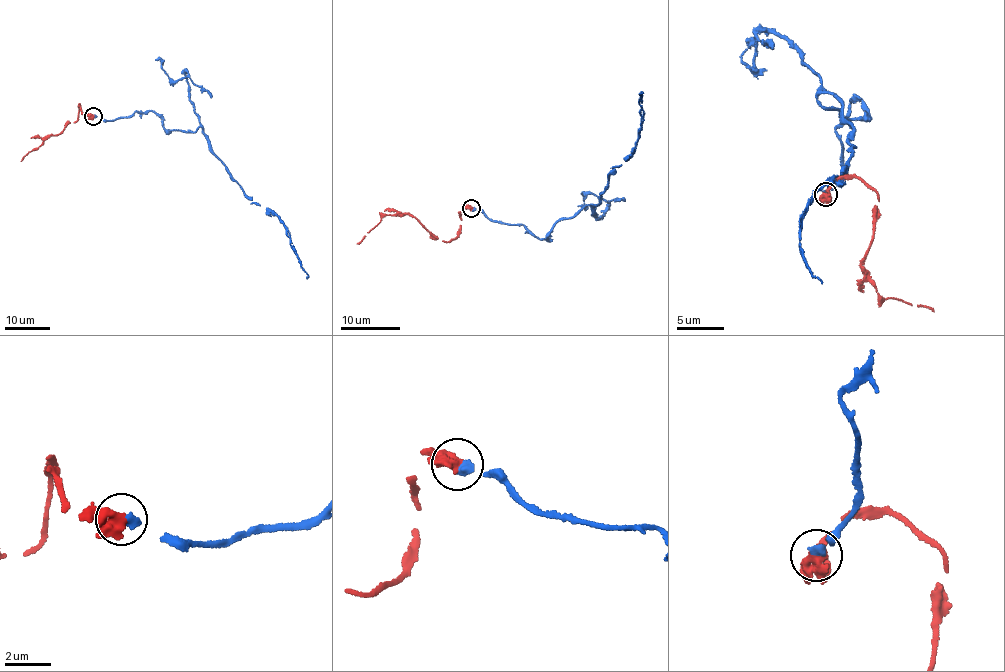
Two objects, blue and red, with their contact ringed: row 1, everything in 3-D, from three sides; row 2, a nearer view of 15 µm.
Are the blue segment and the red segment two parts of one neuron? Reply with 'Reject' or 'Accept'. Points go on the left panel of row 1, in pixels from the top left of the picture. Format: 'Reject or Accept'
Accept

